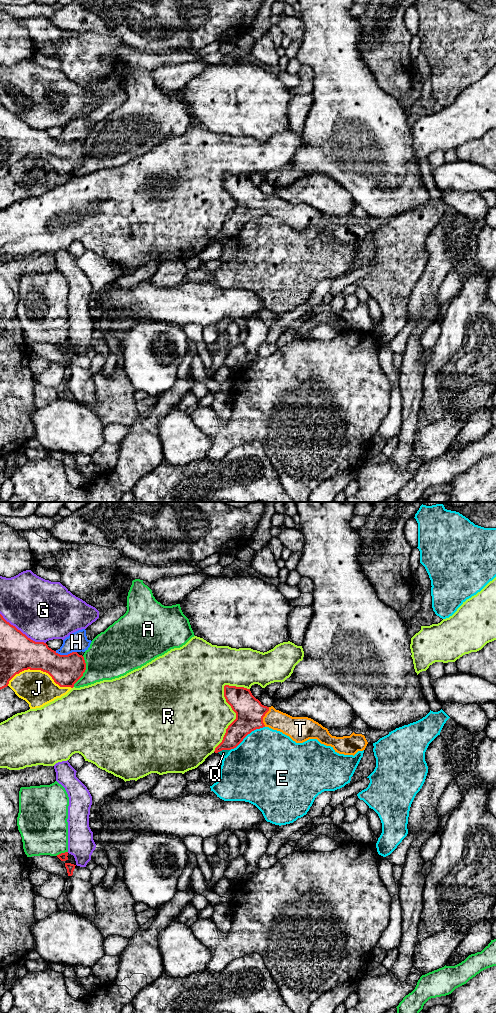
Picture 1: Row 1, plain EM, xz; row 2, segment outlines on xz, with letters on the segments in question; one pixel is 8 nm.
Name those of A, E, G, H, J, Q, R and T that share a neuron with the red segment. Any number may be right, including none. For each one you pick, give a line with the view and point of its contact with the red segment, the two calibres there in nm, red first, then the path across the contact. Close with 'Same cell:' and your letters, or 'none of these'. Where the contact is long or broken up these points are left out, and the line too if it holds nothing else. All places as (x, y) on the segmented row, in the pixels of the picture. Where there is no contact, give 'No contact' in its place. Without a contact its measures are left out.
T: Touches red at xz (263, 716). Thickness 220 nm (red) against 160 nm. Path across: xz (249, 711), (255, 716), (263, 716), (271, 717), (291, 726)
Same cell: T

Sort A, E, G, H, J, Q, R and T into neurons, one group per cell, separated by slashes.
A / E / G / H / J / Q / R / T

